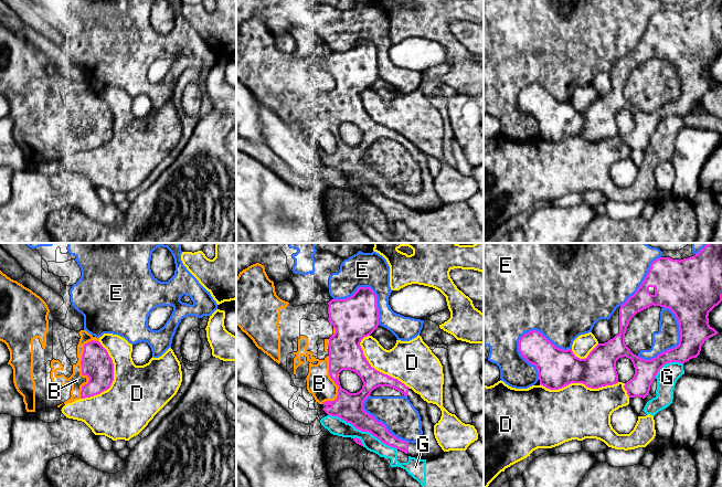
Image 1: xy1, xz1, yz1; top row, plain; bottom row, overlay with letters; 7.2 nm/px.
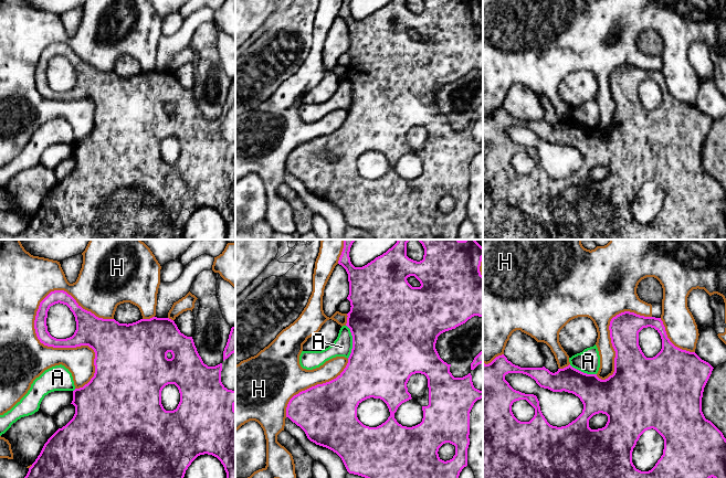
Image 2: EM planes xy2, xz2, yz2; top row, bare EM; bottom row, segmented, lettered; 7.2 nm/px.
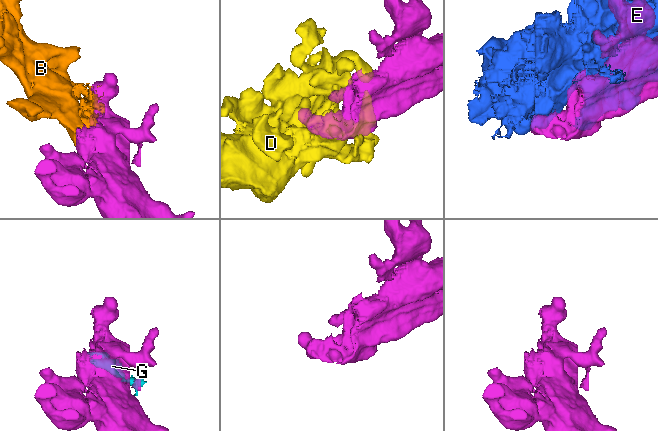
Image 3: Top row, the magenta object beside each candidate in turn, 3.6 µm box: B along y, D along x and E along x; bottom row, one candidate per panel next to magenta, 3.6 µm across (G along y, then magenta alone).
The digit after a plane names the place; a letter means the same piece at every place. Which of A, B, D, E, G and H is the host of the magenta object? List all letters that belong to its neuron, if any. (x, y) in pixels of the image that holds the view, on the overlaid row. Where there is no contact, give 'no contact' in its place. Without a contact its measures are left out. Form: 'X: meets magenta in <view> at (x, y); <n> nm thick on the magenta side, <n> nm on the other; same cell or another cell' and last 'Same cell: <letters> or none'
A: meets magenta in xz2 at (353, 341); 500 nm thick on the magenta side, 140 nm on the other; another cell
B: meets magenta in xy1 at (82, 367); 220 nm thick on the magenta side, 110 nm on the other; same cell
D: meets magenta in yz1 at (579, 382); 280 nm thick on the magenta side, 400 nm on the other; another cell
E: meets magenta in yz1 at (543, 336); 280 nm thick on the magenta side, 480 nm on the other; another cell
G: meets magenta in xz1 at (362, 431); 200 nm thick on the magenta side, 130 nm on the other; another cell
H: meets magenta in xy2 at (61, 347); 220 nm thick on the magenta side, 280 nm on the other; another cell
Same cell: B

